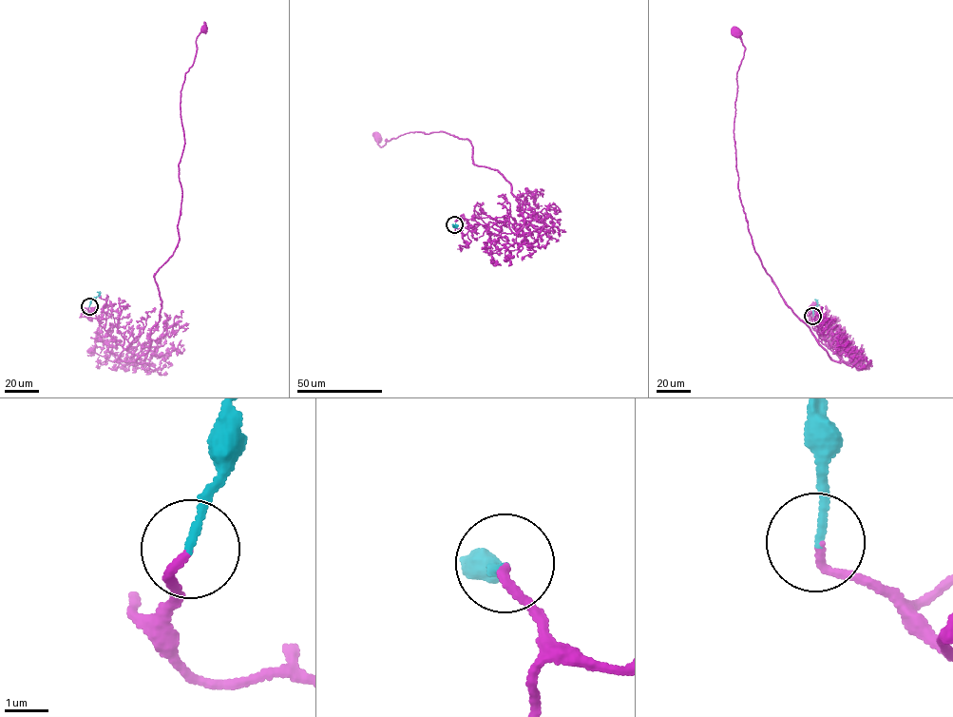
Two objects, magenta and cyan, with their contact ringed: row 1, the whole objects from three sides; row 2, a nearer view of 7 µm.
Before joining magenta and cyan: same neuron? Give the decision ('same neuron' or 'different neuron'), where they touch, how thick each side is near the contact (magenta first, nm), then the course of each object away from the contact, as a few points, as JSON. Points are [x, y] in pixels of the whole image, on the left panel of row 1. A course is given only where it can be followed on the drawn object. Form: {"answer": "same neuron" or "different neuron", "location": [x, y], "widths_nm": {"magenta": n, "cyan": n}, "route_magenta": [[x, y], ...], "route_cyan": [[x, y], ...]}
{"answer": "same neuron", "location": [89, 306], "widths_nm": {"magenta": 180, "cyan": 180}, "route_magenta": [[88, 307], [123, 349], [120, 358], [148, 351], [162, 303], [154, 277], [179, 239], [181, 92], [204, 29]], "route_cyan": [[88, 307], [93, 298], [99, 296], [97, 292]]}

